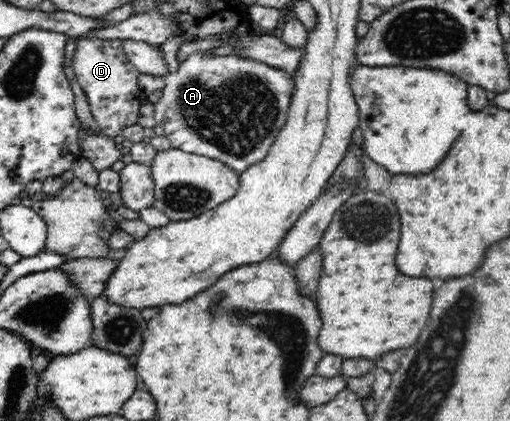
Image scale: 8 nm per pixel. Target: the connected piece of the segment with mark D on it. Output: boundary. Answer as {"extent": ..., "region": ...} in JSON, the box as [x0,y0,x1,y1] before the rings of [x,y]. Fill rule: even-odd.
{"extent":[72,38,147,139],"region":[[[79,38],[72,67],[103,135],[114,139],[125,127],[138,123],[139,110],[146,103],[147,95],[139,89],[140,71],[121,48],[120,39]]]}

